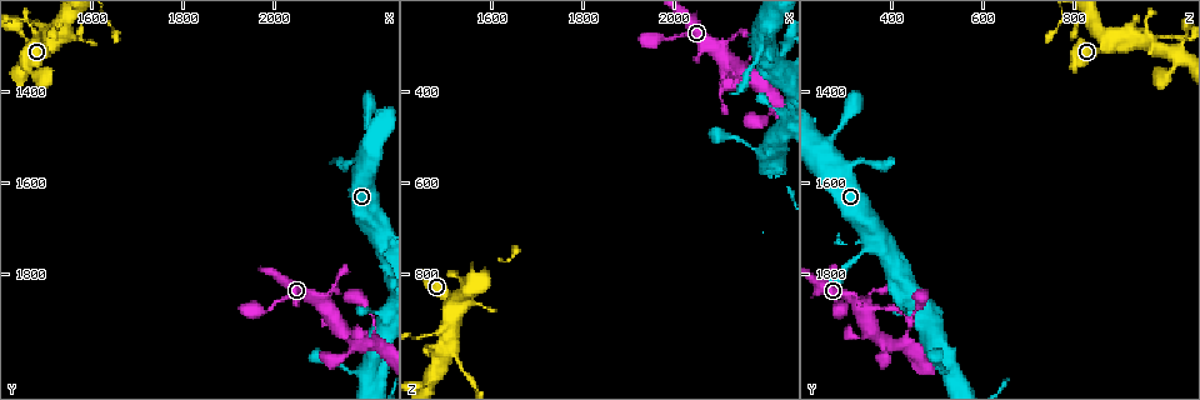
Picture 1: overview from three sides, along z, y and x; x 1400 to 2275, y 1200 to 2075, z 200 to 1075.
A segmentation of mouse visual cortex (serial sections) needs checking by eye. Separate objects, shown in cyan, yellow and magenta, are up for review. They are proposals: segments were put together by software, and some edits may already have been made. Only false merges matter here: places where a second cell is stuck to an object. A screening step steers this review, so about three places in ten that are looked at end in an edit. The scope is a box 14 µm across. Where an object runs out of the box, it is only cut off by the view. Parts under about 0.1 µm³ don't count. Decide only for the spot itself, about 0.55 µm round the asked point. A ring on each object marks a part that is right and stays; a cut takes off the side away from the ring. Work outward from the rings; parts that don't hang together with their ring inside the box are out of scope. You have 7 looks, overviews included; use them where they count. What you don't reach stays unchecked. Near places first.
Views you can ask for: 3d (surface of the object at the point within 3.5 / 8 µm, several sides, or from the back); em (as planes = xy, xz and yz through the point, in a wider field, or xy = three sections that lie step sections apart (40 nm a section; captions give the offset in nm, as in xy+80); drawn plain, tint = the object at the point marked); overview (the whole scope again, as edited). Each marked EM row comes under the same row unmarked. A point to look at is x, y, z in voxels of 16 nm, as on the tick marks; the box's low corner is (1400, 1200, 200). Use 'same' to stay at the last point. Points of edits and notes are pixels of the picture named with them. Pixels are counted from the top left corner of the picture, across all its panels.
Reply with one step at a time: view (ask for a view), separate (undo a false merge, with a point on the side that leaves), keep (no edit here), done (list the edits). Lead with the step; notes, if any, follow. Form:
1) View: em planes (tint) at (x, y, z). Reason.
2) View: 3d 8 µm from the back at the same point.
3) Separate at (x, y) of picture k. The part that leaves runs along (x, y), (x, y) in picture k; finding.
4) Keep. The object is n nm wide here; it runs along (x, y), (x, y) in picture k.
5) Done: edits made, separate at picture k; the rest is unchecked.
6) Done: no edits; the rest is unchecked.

View: 3d 3.5 µm at (2210, 1510, 260).

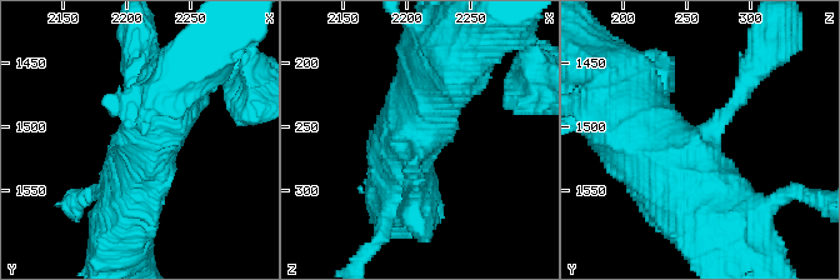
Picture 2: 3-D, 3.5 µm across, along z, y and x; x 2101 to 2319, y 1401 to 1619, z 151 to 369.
View: em xy step 1 (tint) at (2210, 1512, 260). Need the tissue.

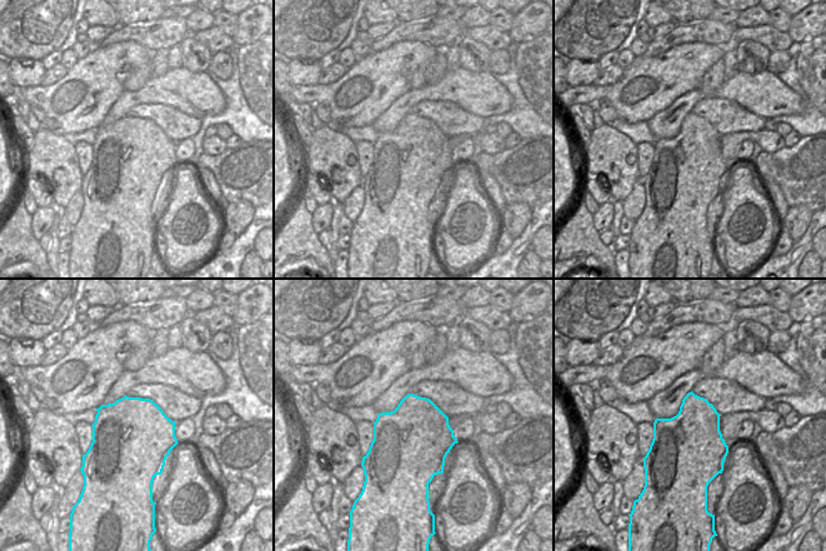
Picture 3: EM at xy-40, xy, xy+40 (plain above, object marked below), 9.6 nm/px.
Keep. One cell here.

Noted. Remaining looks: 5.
View: 3d 3.5 µm at (2185, 2010, 525). Thin neck.

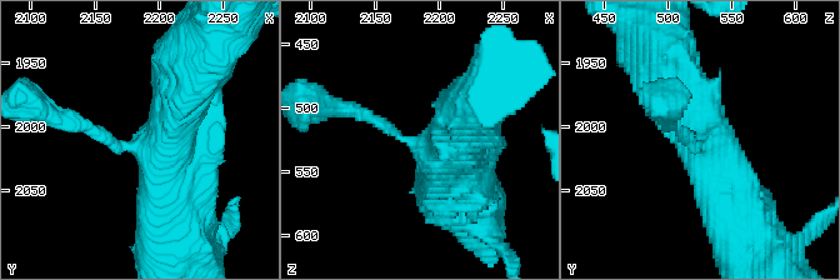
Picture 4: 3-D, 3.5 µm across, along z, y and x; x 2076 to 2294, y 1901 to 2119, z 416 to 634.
View: em xy step 5 (tint) at (2180, 2014, 528). Now the EM.

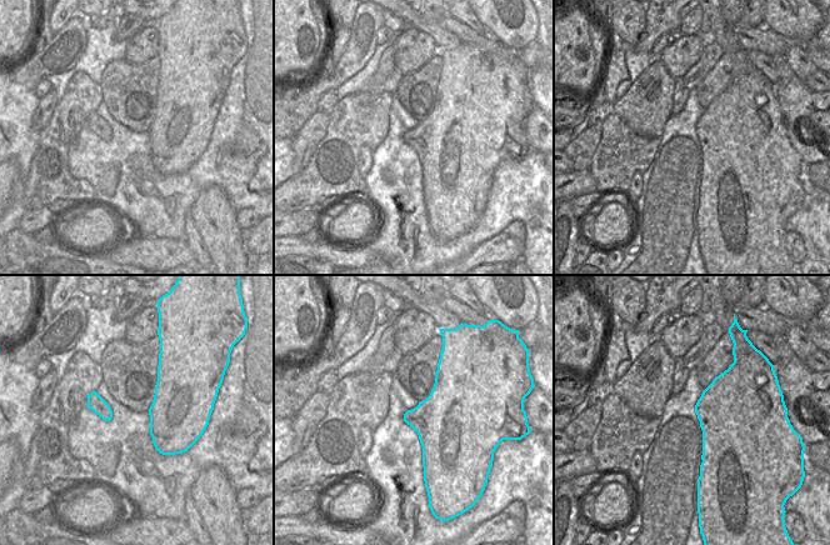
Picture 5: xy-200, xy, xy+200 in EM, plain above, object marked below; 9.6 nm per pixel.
Keep. It runs along (673, 76), (698, 110), (733, 218) in picture 4; continuous, no second cell.

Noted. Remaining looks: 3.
View: 3d 3.5 µm at (2220, 1955, 425). Two arms in line, one across.

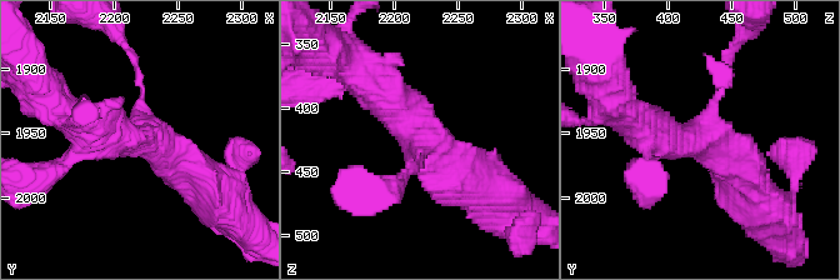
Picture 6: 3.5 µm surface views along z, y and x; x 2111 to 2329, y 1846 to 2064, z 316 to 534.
View: em planes (tint) at (2218, 1952, 424). 3 arms meet here; the arms are 100, 500, 500 nm wide.

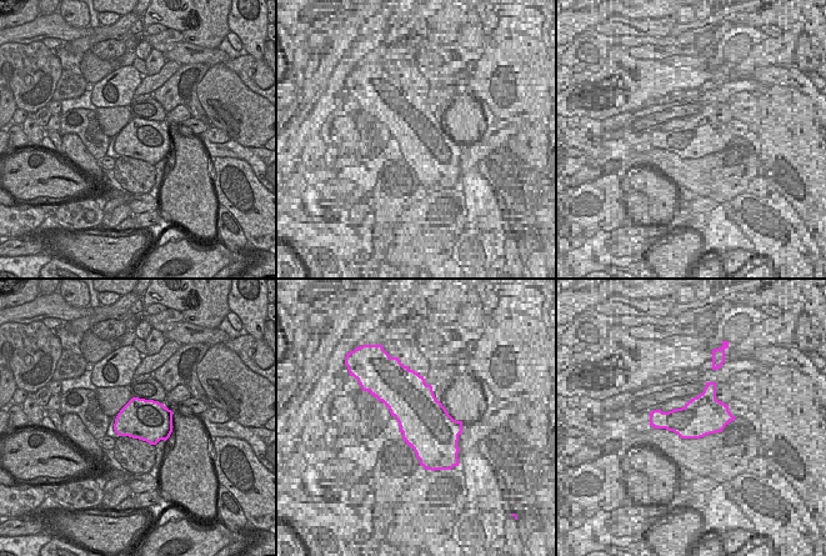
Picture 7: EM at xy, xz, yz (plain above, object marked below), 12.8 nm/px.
Keep. It runs along (366, 80), (474, 189) in picture 6; continuous, no second cell.

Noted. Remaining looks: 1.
Done: no edits; the rest is unchecked.

